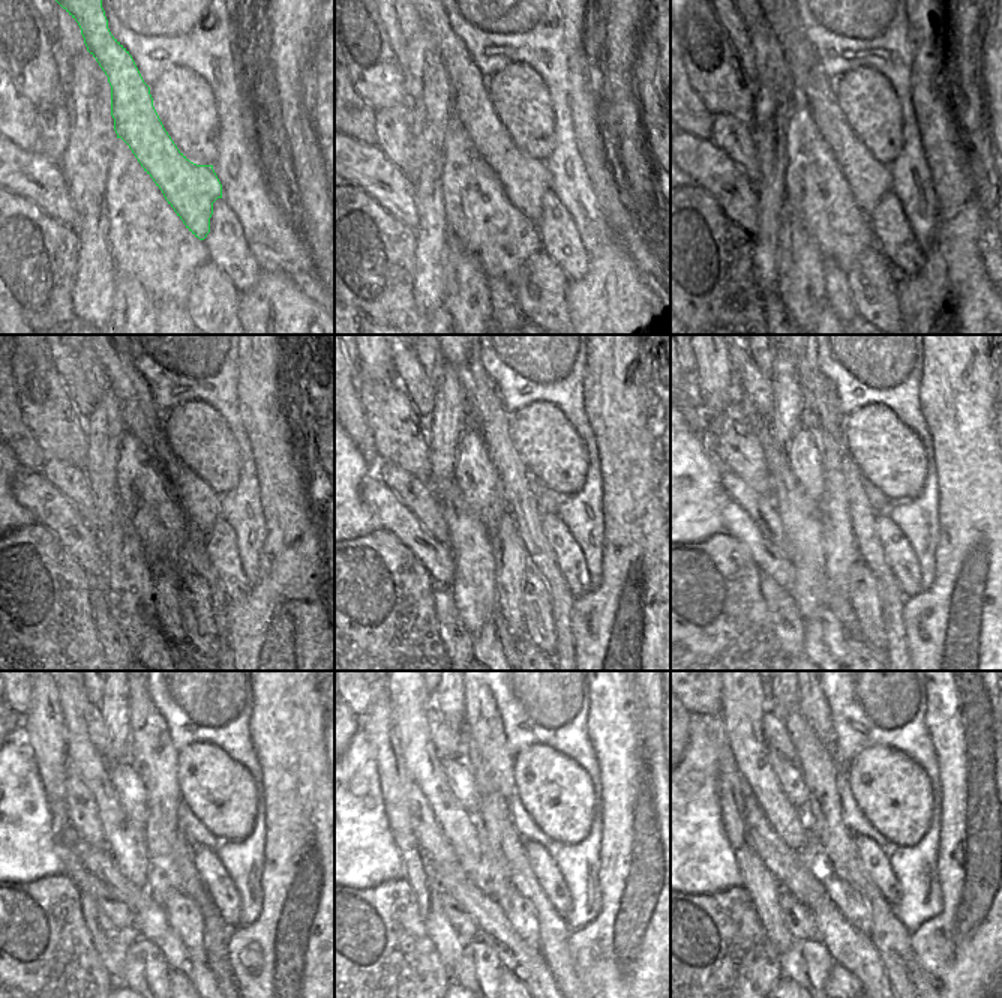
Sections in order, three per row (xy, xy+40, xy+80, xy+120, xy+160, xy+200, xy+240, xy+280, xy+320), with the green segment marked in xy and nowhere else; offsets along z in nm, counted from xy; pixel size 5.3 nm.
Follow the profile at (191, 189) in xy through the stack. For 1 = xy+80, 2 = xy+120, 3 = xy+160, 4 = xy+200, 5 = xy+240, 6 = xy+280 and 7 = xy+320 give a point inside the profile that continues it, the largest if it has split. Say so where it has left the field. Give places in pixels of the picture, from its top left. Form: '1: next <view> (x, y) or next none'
1: next xy+80 (869, 179)
2: next xy+120 (200, 505)
3: next xy+160 (548, 502)
4: next xy+200 (881, 503)
5: next xy+240 (206, 839)
6: next xy+280 (542, 839)
7: next xy+320 (882, 842)

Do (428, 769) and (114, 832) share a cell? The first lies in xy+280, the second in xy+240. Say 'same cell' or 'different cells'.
same cell

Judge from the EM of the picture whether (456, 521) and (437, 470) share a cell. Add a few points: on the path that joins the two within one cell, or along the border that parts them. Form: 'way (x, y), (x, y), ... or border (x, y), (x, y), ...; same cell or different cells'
border (452, 479), (435, 492); different cells

